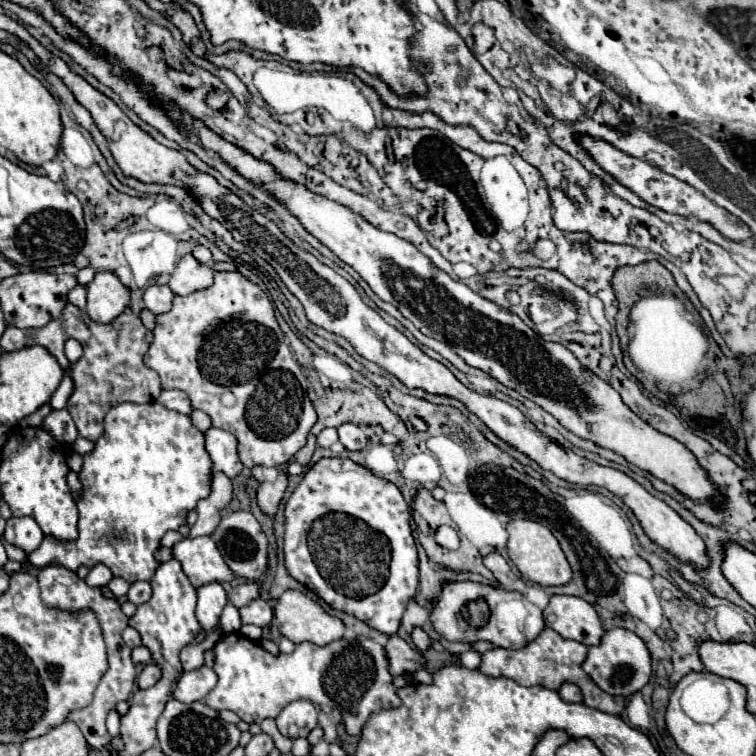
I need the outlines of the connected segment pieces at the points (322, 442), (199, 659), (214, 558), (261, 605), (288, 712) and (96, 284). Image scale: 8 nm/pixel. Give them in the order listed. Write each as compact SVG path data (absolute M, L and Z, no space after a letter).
M326 428L326 430L322 430L322 432L318 434L318 438L316 438L316 444L322 446L322 448L330 448L330 446L336 444L336 442L338 442L338 438L336 438L336 428Z
M210 632L202 642L194 644L194 646L186 646L182 648L180 652L180 662L182 662L182 668L188 672L188 670L196 670L204 664L204 650L210 650L218 640L218 632Z
M210 536L204 538L186 538L178 542L174 548L174 558L182 564L184 574L192 582L194 588L218 582L232 582L236 576L216 550L216 544Z
M254 598L250 604L242 606L240 610L240 618L242 624L254 624L254 626L268 626L274 618L272 608L268 602L264 602L262 598Z
M306 700L290 702L276 716L276 724L286 738L306 738L308 732L318 726L318 708Z
M98 272L94 280L86 286L86 292L86 314L98 324L112 322L126 310L130 302L130 290L112 272Z

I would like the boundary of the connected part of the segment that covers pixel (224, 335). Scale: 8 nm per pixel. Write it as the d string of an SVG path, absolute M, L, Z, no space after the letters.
M216 272L214 274L214 284L208 288L208 290L198 290L198 292L192 292L188 296L174 296L174 306L168 314L160 314L156 316L156 328L154 328L154 342L150 344L150 350L146 352L144 356L144 364L148 368L152 368L154 372L158 372L160 376L160 382L162 382L162 388L164 390L182 390L188 394L192 406L196 410L202 410L206 412L210 418L212 418L212 426L216 428L222 428L222 430L228 430L236 436L238 440L238 454L240 454L240 460L244 466L248 468L254 468L256 464L262 464L262 466L284 466L286 462L290 462L294 458L294 454L306 444L306 436L310 432L310 428L316 424L316 412L314 412L314 406L302 386L302 370L290 350L290 346L284 342L284 334L276 322L276 316L274 316L274 308L272 308L272 300L256 286L252 284L250 280L246 280L242 274L238 272Z

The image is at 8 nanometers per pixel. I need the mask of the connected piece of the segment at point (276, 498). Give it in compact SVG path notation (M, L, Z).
M280 472L278 478L274 482L262 482L256 490L256 500L258 500L258 506L262 512L266 512L268 516L274 516L276 510L278 510L278 504L282 500L282 494L288 486L288 480L286 480L286 474Z

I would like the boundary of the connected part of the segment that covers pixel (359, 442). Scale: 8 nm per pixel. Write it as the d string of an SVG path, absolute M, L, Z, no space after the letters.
M342 424L338 428L338 438L346 450L362 450L368 444L368 438L356 424Z

